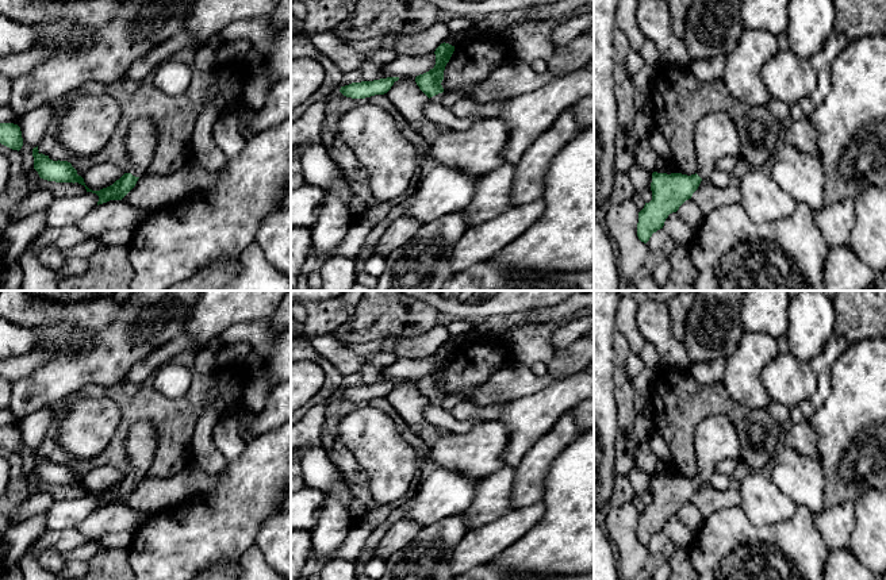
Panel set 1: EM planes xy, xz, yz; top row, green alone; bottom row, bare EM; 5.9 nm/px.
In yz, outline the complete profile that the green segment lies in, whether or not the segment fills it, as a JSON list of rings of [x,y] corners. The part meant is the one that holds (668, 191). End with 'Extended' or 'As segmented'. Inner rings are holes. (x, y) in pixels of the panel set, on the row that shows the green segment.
[[[725,112],[703,116],[695,127],[694,142],[699,165],[695,174],[652,173],[652,200],[638,212],[637,237],[641,242],[647,243],[653,233],[663,228],[668,215],[691,199],[722,158],[740,155],[741,141],[736,124]]]. Extended

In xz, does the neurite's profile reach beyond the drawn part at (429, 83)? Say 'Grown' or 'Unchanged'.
Grown

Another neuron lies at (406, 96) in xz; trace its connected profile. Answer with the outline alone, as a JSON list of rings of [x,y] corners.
[[[380,72],[381,78],[398,77],[391,89],[387,92],[394,107],[407,120],[427,120],[423,112],[423,105],[427,96],[419,89],[413,76],[387,76]]]

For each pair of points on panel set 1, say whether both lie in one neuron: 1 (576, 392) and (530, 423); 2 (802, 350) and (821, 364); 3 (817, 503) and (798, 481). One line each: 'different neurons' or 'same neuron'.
1: same neuron
2: different neurons
3: same neuron

